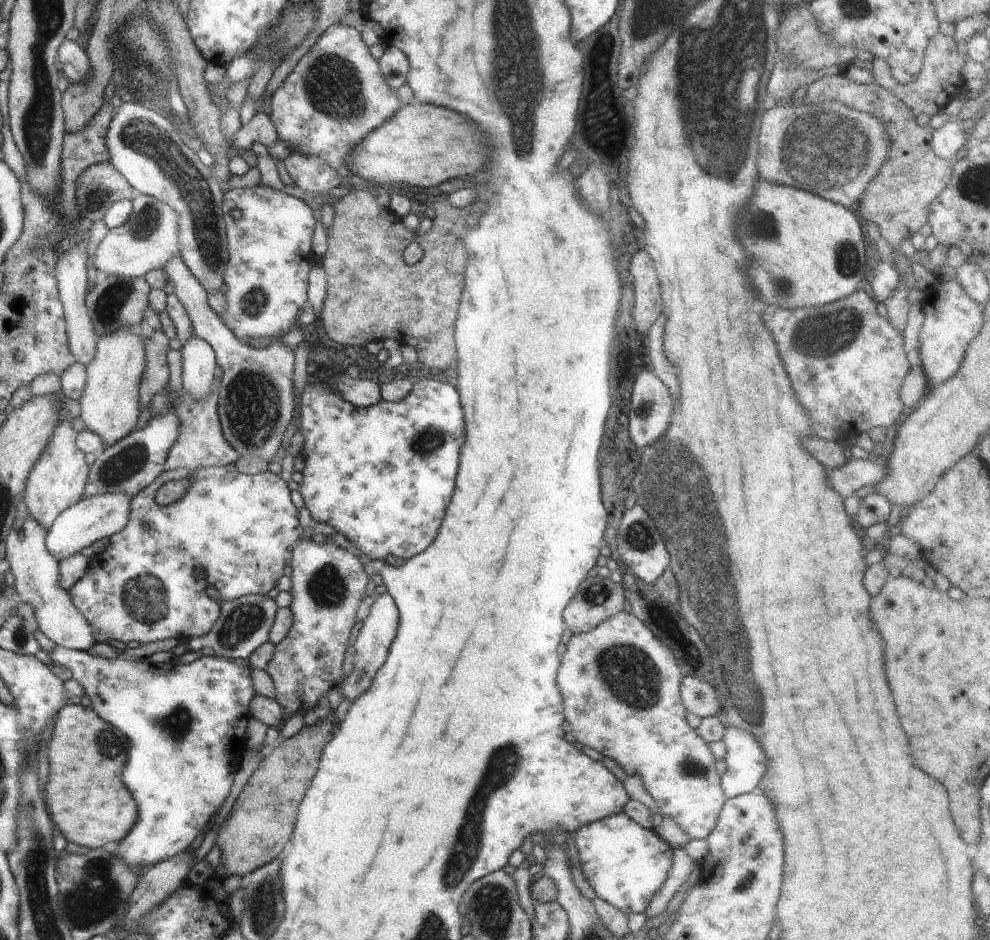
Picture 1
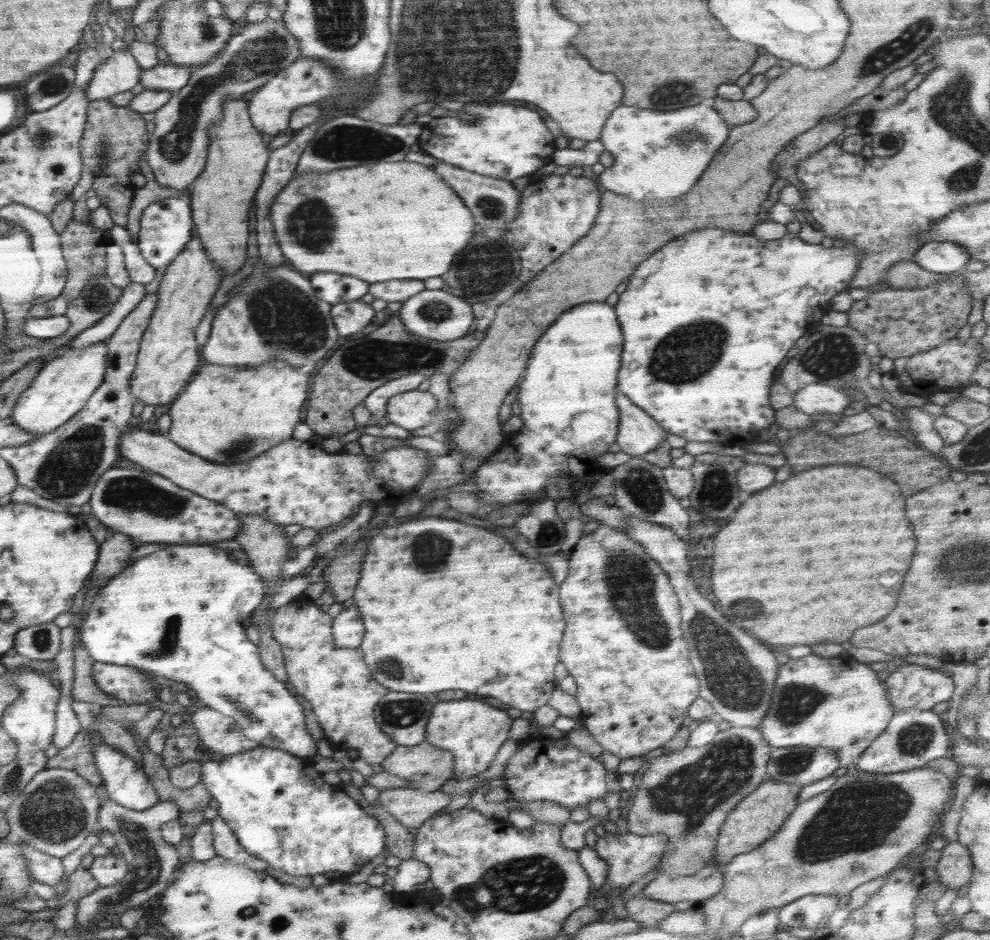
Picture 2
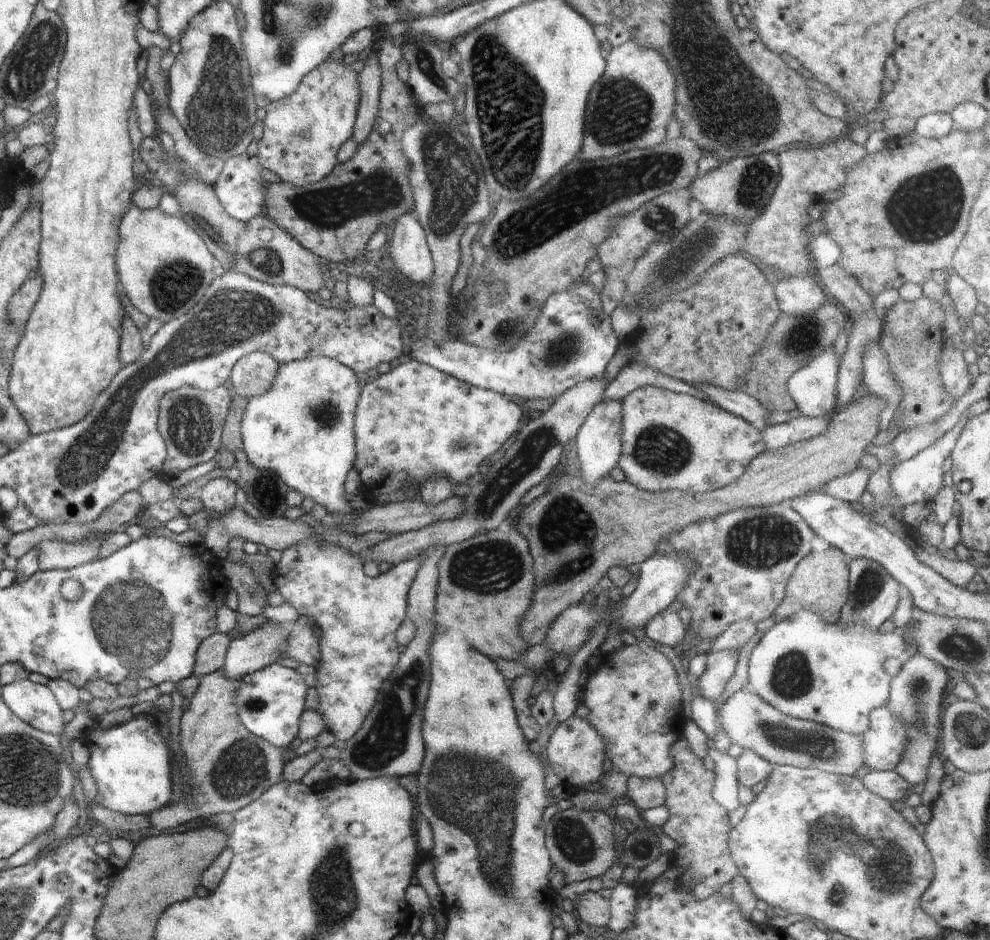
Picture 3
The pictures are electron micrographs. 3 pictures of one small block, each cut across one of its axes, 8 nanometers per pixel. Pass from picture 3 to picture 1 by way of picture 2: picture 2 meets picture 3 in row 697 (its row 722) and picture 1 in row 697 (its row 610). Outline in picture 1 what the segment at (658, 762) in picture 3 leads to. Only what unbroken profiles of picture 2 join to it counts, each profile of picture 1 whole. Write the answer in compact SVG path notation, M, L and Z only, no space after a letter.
M622 610L604 619L600 626L596 626L596 628L589 630L587 633L574 634L570 638L570 642L566 646L566 654L562 656L560 670L558 670L558 688L560 688L560 694L564 698L564 716L566 716L568 724L572 726L576 742L584 744L586 748L594 748L594 750L600 751L600 754L603 754L604 757L616 760L628 777L638 775L642 779L648 794L656 802L661 814L665 814L666 817L676 821L692 839L706 839L718 822L720 809L726 802L727 796L722 790L721 776L717 773L716 760L709 744L704 742L704 739L686 721L685 706L680 698L681 679L683 677L680 665L676 662L673 652L657 636L654 636L652 631L646 628L646 625L641 620L636 618L636 615Z

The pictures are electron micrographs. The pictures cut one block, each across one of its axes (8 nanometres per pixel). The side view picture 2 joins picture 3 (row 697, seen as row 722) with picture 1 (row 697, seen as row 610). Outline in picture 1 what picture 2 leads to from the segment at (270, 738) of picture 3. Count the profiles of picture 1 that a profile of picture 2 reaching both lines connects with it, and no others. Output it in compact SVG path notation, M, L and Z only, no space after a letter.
M55 645L48 651L53 664L64 666L72 672L72 677L82 688L85 694L90 698L91 707L108 724L114 725L120 729L122 734L126 735L129 740L130 747L127 752L128 768L124 769L124 784L128 784L128 788L132 788L132 796L136 796L136 804L140 808L140 820L136 820L136 828L131 828L132 832L128 831L127 835L117 844L116 856L121 861L124 861L128 867L135 867L138 869L142 867L146 869L153 867L160 861L171 859L173 856L179 855L182 851L186 851L188 846L202 834L203 828L210 828L217 813L226 798L228 798L230 787L233 785L234 776L240 767L242 757L248 750L247 738L245 730L247 722L250 719L249 704L252 698L256 696L254 687L252 686L251 670L252 667L237 666L233 662L222 659L220 657L201 657L200 659L188 664L180 664L176 661L167 664L157 665L151 664L148 661L136 659L126 660L120 657L112 659L105 659L104 657L97 657L91 655L88 651L77 651L60 645Z

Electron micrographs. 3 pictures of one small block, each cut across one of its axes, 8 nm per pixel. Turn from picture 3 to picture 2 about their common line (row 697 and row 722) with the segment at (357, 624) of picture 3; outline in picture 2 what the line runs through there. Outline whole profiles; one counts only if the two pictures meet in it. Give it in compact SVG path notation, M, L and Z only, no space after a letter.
M304 602L304 604L300 604L300 606L296 606L296 604L288 604L281 606L275 610L273 617L269 620L269 632L271 633L272 639L275 639L276 642L279 642L279 646L283 655L283 662L285 665L285 670L287 671L287 675L289 678L289 682L292 683L292 686L298 691L298 695L303 696L311 705L312 705L312 712L316 715L322 730L326 736L326 739L338 749L347 749L347 748L354 748L360 753L360 758L363 759L366 763L370 765L379 764L382 765L384 760L389 756L392 755L395 748L398 744L394 742L390 737L386 736L386 734L382 733L378 724L376 724L374 718L374 709L378 705L378 702L382 700L386 694L389 694L389 689L382 686L374 680L372 677L372 673L370 673L368 666L365 664L363 660L364 654L363 651L358 648L337 648L335 646L334 638L333 638L333 626L334 618L328 615L326 611L322 611L318 606L314 605L314 602Z

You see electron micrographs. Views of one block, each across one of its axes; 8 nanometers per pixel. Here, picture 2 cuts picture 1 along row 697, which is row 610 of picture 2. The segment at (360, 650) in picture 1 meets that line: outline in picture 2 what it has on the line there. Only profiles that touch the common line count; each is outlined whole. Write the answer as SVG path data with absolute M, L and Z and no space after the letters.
M348 603L344 611L334 618L333 638L337 648L358 648L364 639L365 627L358 607Z

